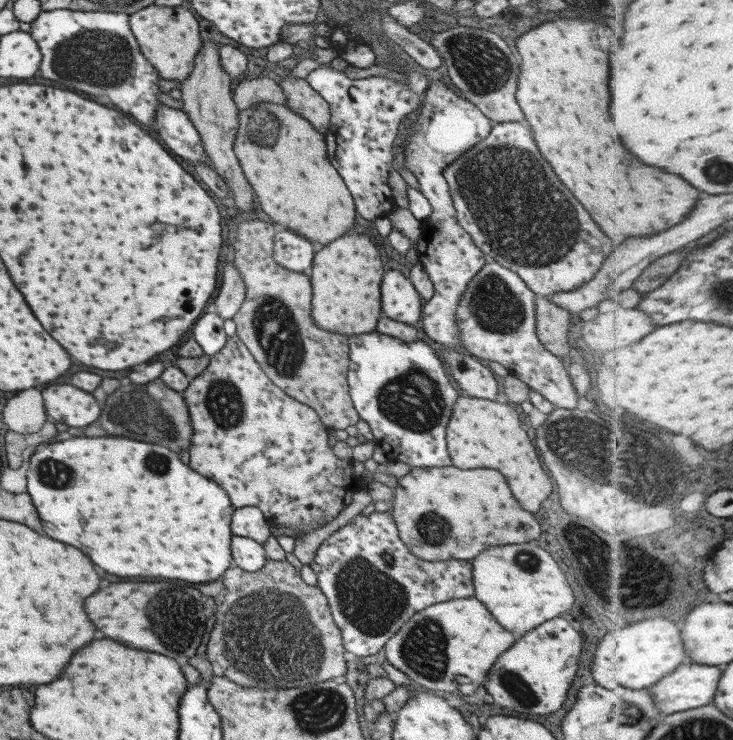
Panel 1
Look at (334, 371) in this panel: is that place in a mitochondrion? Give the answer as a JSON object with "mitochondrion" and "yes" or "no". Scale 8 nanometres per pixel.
{"mitochondrion":"no"}

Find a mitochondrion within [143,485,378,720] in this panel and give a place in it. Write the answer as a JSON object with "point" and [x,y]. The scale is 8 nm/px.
{"point":[266,636]}

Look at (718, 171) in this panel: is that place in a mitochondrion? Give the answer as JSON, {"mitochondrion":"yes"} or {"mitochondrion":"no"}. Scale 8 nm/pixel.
{"mitochondrion":"yes"}

